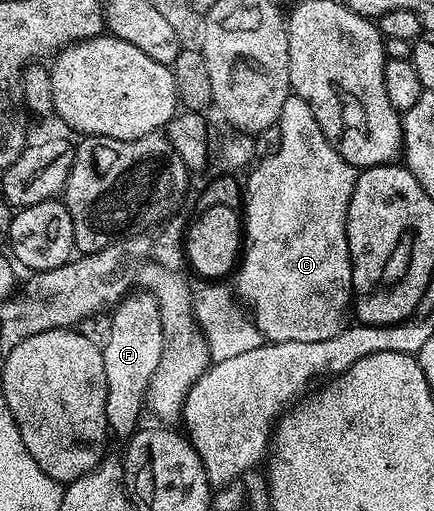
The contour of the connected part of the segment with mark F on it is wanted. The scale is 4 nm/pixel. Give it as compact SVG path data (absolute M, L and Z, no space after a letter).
M140 288L135 292L129 292L116 303L111 311L112 319L108 322L108 335L102 341L102 368L106 372L106 408L104 416L108 421L109 431L116 430L123 436L128 436L137 429L136 421L140 418L140 401L144 398L144 392L150 388L150 379L156 365L164 351L164 333L160 320L160 305L153 295Z

